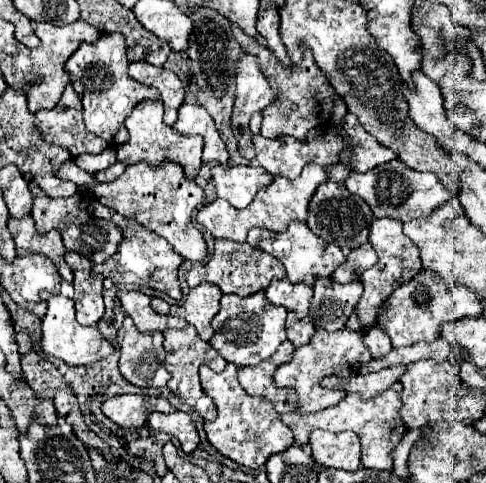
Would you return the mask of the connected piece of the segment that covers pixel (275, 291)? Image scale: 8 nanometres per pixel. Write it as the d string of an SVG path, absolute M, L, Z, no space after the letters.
M288 278L272 280L272 284L266 288L266 298L276 306L294 310L298 318L306 318L312 302L312 288L302 282L292 284Z

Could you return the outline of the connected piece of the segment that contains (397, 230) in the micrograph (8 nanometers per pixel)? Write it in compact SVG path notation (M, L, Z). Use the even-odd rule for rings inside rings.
M376 218L370 226L370 244L372 244L374 252L378 254L378 262L372 268L364 270L364 274L360 276L360 282L364 286L364 294L356 306L356 314L358 314L360 326L364 330L376 324L376 314L378 314L378 308L382 306L382 302L400 284L404 284L406 280L410 280L414 274L418 274L422 270L418 248L414 248L414 244L404 236L402 222L392 220L392 218Z

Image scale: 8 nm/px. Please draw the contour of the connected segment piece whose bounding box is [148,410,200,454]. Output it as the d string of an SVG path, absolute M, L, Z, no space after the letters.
M172 410L170 414L152 412L148 416L148 426L154 428L154 430L162 430L162 432L176 436L178 442L180 442L180 448L186 454L190 454L200 442L192 418L186 412L180 412L180 410Z

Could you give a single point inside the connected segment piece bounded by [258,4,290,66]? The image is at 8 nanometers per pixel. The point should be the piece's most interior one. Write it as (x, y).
(267, 15)

